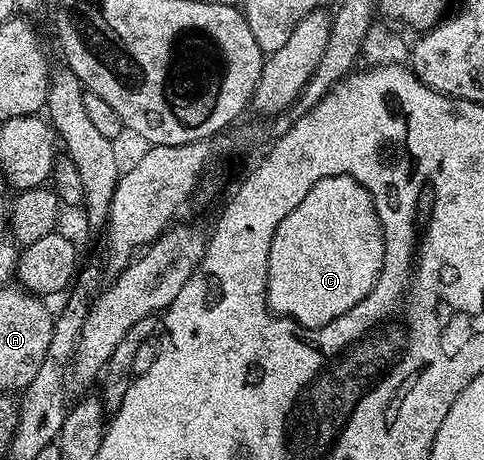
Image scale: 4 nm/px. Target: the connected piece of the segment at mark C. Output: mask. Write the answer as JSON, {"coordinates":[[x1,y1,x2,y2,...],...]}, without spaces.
{"coordinates":[[343,174,322,177,277,226,269,246,266,302,279,317,291,318,310,329,323,327,350,311,374,287,382,270,384,254,382,226,367,189]]}

